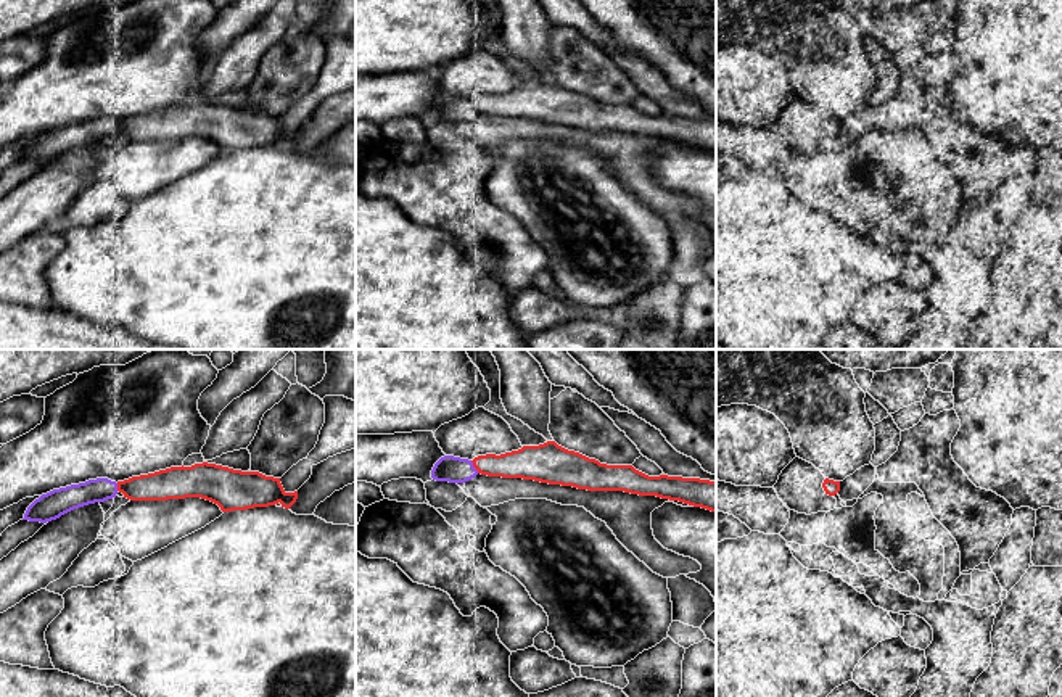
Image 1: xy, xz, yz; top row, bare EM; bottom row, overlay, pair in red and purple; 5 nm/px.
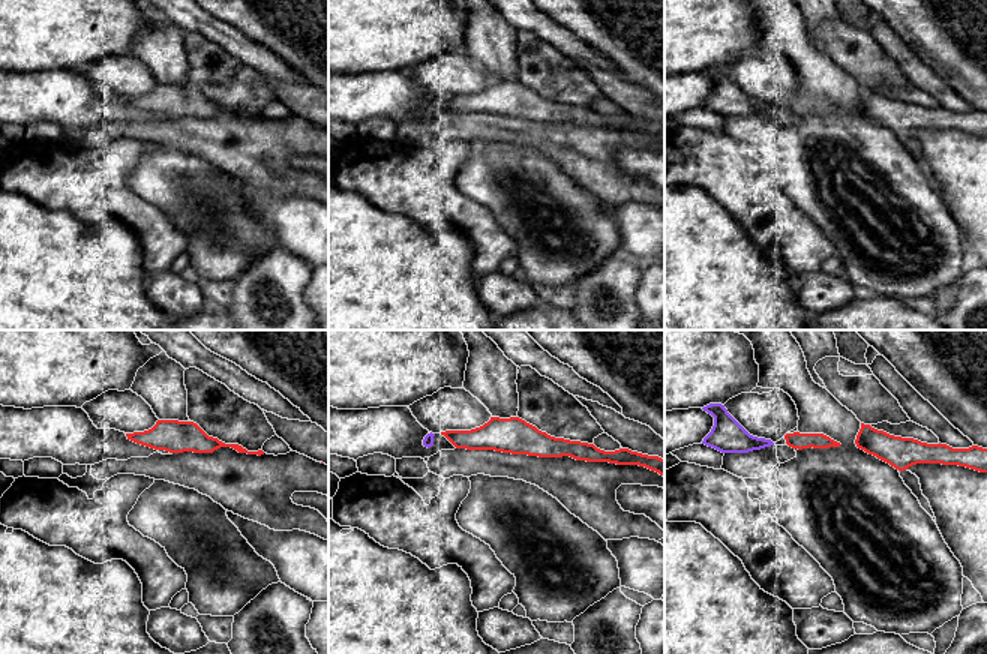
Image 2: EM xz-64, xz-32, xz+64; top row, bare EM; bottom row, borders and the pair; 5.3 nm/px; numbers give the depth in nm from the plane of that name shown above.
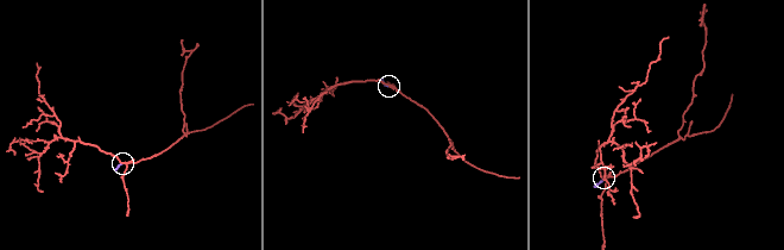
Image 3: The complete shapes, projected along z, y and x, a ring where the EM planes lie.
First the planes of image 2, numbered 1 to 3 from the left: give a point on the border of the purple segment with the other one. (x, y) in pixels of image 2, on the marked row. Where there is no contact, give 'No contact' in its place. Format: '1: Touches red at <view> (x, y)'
1: No contact
2: No contact
3: No contact

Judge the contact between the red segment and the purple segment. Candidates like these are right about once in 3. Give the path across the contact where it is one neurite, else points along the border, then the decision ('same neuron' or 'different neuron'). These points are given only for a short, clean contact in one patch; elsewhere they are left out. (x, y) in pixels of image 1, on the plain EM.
same neuron

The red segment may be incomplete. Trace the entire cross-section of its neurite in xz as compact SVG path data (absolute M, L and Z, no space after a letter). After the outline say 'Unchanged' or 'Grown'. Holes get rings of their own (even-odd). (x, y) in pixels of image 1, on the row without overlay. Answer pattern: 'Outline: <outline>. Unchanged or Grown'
Outline: M555 80L523 85L500 95L486 93L473 100L454 95L441 97L431 118L465 122L478 113L502 118L523 118L549 124L573 126L587 130L624 130L657 135L716 151L716 121L682 116L648 116L632 105L607 105Z. Grown

